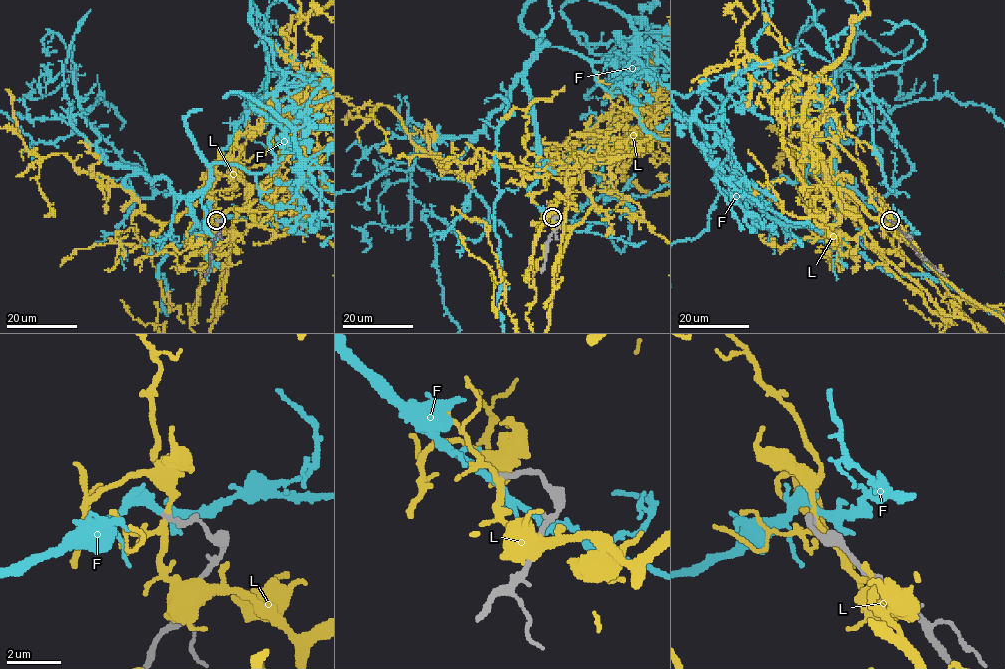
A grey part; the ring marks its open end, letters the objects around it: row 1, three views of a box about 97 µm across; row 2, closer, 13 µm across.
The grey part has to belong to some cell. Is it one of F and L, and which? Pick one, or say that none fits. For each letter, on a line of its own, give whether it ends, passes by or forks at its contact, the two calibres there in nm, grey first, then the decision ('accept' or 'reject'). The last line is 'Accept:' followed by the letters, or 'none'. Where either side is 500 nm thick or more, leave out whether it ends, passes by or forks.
F: it forks there; 180 nm thick on the grey side, 220 nm on the other; accept
L: it forks there; 190 nm thick on the grey side, 170 nm on the other; reject
Accept: F

